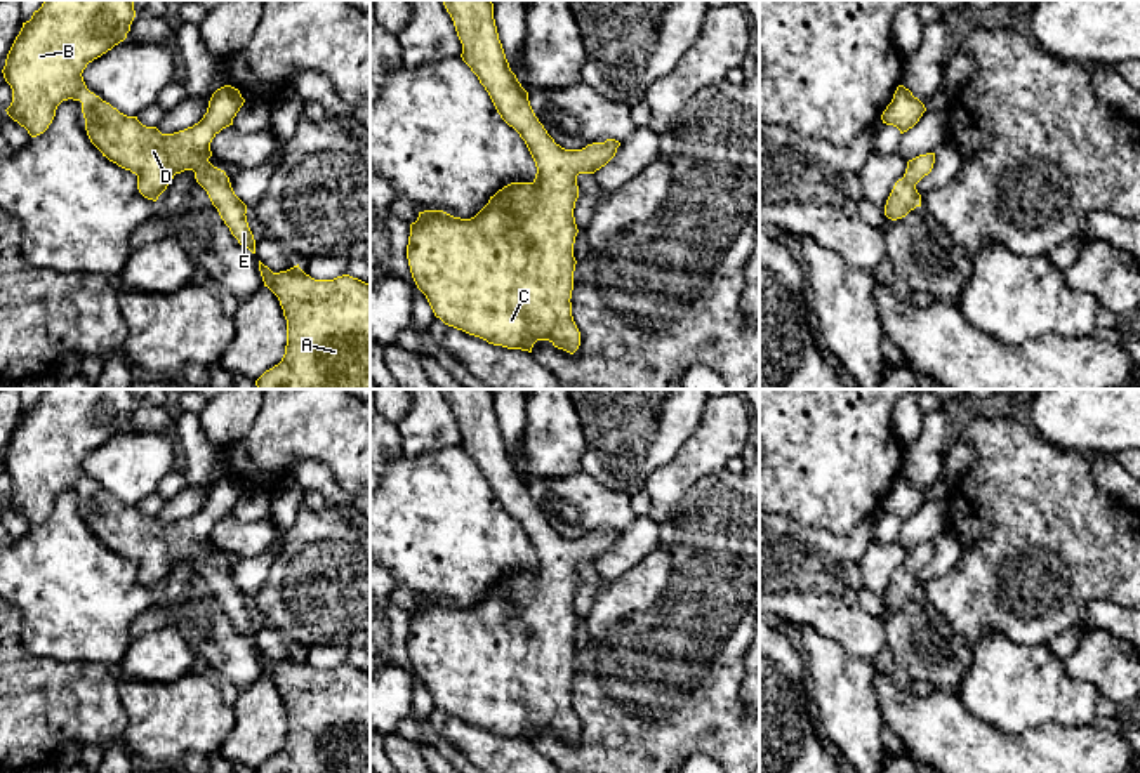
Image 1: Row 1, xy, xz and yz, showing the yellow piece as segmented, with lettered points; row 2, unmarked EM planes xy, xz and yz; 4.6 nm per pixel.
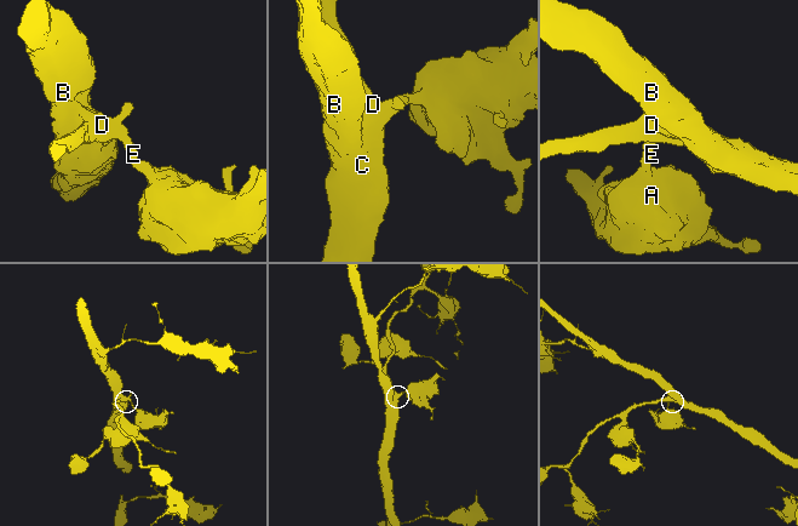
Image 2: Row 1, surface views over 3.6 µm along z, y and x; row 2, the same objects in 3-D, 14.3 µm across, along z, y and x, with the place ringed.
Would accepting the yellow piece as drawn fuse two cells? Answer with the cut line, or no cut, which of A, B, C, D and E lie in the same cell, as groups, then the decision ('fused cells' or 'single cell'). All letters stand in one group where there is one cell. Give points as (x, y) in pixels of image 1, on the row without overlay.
no cut | A B C D E | single cell

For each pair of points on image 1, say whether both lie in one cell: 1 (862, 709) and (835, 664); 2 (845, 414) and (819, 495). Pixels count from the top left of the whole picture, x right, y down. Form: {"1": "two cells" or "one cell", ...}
{"1": "one cell", "2": "one cell"}

